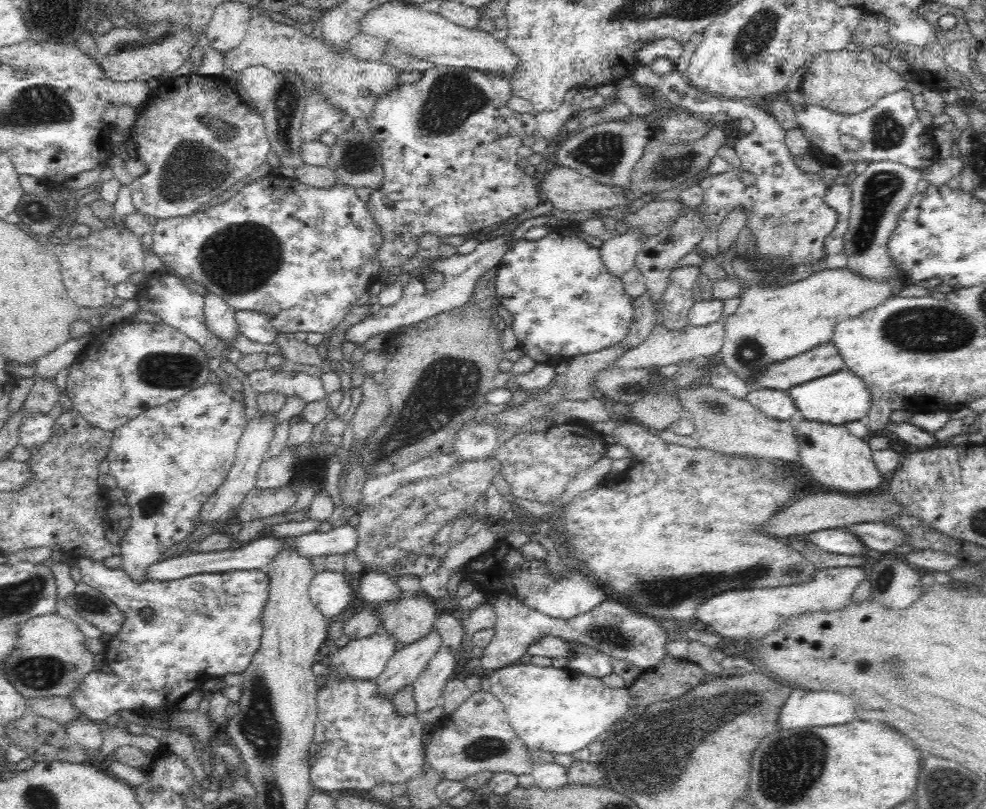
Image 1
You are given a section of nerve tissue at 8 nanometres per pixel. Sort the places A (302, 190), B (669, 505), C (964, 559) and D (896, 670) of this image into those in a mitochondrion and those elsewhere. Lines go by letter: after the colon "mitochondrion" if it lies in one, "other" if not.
A: other
B: other
C: other
D: mitochondrion

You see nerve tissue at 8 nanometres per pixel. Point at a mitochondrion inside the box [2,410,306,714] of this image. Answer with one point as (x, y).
(40, 673)

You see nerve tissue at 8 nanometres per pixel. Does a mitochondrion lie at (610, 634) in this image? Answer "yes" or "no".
yes

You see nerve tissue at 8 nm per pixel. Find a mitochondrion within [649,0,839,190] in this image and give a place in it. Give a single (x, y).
(753, 39)

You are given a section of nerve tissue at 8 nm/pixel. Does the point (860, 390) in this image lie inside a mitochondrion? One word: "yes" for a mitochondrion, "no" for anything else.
no

